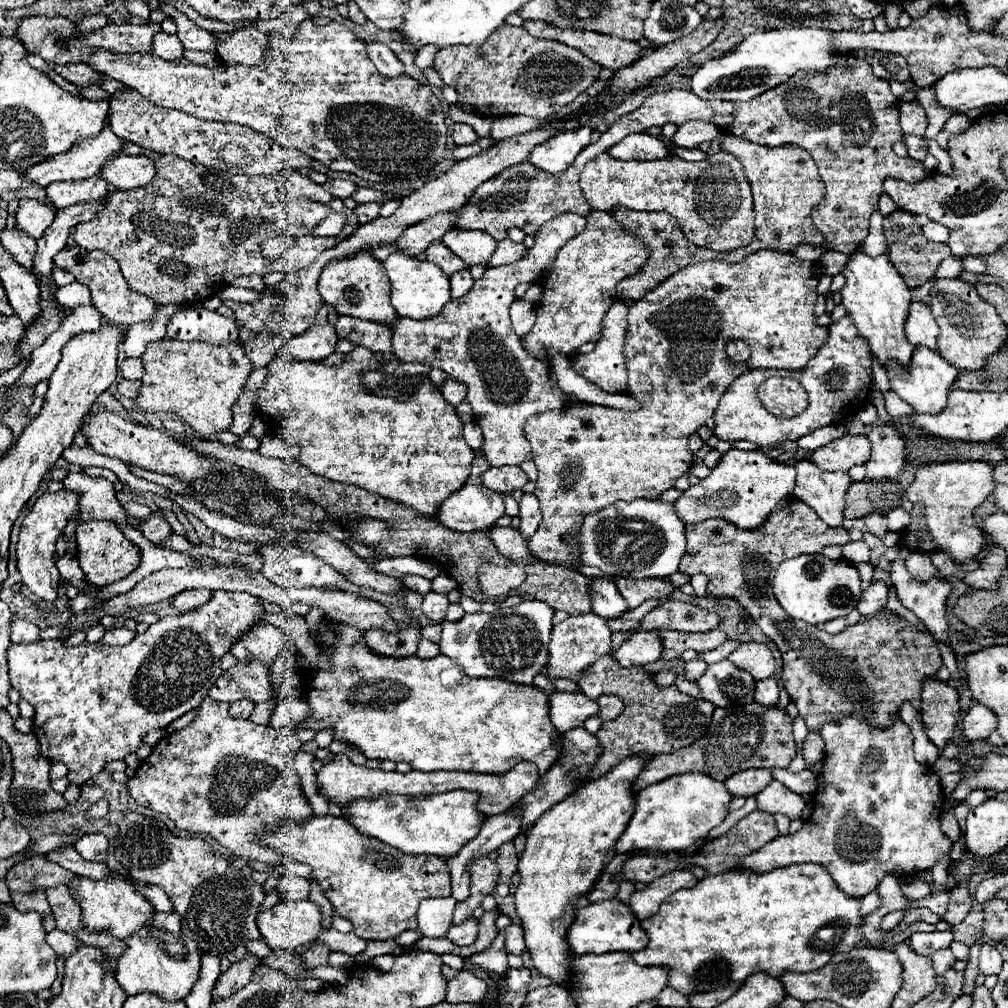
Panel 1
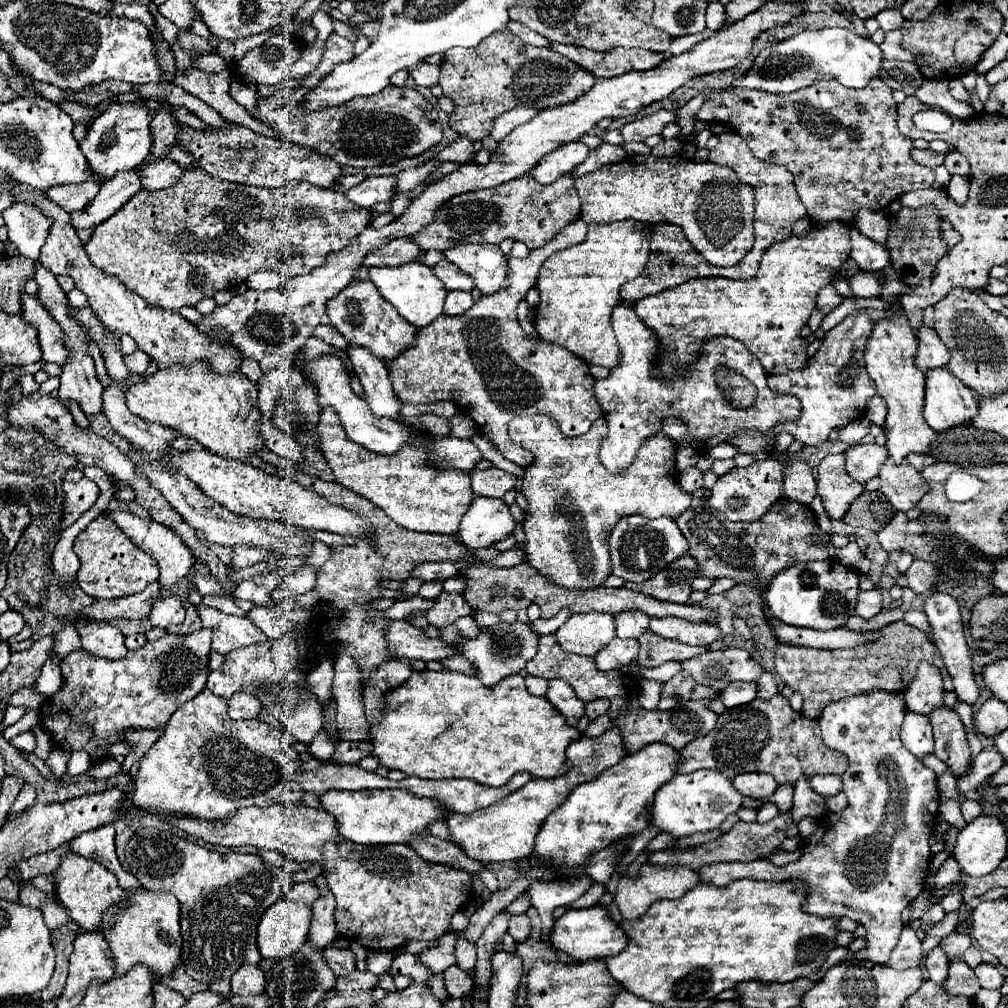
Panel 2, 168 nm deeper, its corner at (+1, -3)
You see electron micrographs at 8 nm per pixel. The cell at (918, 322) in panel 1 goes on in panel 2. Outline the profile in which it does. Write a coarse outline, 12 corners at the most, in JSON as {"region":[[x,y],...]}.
{"region":[[919,329],[915,365],[923,373],[945,367],[949,349],[935,329]]}

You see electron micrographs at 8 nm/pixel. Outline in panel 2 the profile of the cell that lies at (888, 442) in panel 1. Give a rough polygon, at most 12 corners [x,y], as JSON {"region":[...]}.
{"region":[[889,457],[881,491],[903,513],[927,493],[921,471]]}

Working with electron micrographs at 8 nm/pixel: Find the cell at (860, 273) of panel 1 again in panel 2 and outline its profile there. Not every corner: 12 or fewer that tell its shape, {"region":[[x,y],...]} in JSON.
{"region":[[899,315],[875,323],[865,367],[887,403],[885,447],[895,463],[927,455],[925,375],[915,331]]}

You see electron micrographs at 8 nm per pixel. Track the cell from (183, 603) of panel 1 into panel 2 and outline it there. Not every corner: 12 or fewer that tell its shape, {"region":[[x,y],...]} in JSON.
{"region":[[173,597],[157,601],[149,615],[151,627],[179,625],[183,603]]}

